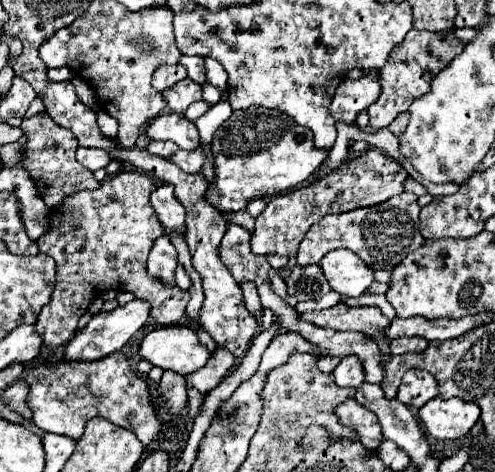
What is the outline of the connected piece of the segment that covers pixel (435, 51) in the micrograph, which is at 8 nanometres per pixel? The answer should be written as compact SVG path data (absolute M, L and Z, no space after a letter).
M409 30L407 38L395 46L389 54L389 60L385 62L385 66L379 70L379 80L381 80L381 96L377 98L377 102L373 102L367 112L371 118L371 128L379 130L389 126L401 112L405 112L411 102L423 94L429 92L429 80L443 70L457 54L461 54L463 50L463 42L457 40L453 36L453 32L439 32L439 34L431 34L431 32L423 32L423 30Z

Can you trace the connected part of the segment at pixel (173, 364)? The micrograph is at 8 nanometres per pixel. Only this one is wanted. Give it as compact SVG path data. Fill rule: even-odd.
M167 326L167 328L157 328L153 332L149 332L143 342L141 342L141 348L139 348L141 356L145 360L149 360L153 366L159 366L163 370L173 370L181 376L185 374L191 374L191 372L197 372L201 370L207 360L209 360L209 354L207 354L207 348L199 342L199 338L195 338L195 328L191 326Z

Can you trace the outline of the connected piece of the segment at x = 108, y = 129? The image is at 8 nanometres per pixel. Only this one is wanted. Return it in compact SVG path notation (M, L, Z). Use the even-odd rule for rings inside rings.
M99 110L99 112L97 112L97 122L99 122L99 128L103 130L103 134L105 134L107 138L117 136L117 122L115 122L113 116L109 116L107 112Z

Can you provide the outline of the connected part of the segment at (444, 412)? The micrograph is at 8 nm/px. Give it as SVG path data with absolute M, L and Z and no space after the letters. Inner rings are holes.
M433 398L419 408L425 430L435 440L457 440L465 436L479 420L479 406L461 398Z

